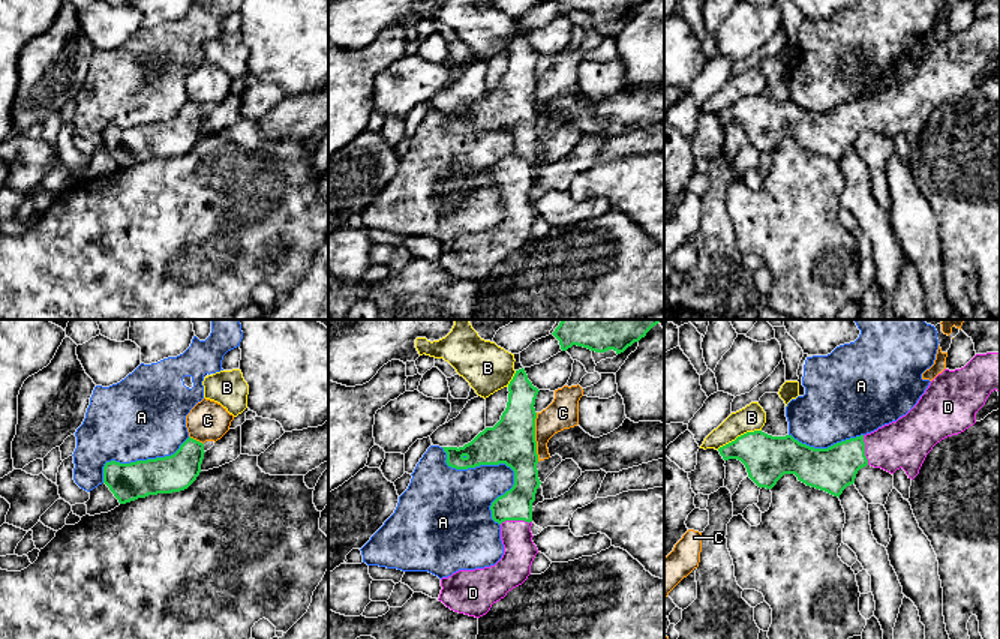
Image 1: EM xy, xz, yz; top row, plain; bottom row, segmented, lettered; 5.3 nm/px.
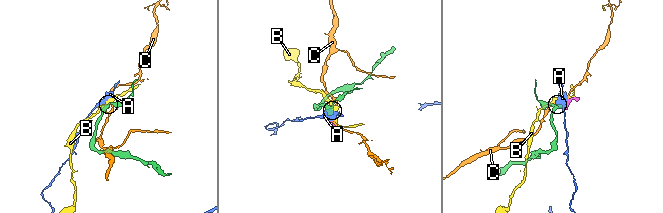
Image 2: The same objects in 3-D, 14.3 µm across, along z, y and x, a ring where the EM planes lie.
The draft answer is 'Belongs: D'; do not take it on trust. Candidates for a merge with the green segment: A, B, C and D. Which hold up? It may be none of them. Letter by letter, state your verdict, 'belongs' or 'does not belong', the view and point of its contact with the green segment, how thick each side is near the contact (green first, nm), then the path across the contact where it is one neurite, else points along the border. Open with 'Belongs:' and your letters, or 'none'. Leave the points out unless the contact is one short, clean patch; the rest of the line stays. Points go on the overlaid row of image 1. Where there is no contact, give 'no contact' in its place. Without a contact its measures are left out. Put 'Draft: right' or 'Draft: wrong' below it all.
Belongs: D
A: does not belong; meets green in xz at (501, 462); 260 nm thick on the green side, 280 nm on the other
B: does not belong; meets green in yz at (738, 437); 240 nm thick on the green side, 140 nm on the other; border along yz (760, 429), (744, 432), (717, 449)
C: does not belong; meets green in xz at (534, 437); 260 nm thick on the green side, 170 nm on the other; border along xz (535, 413), (535, 453), (538, 461)
D: belongs; meets green in xz at (514, 519); 180 nm thick on the green side, 180 nm on the other; runs through xz (516, 504), (514, 519), (519, 551)
Draft: right

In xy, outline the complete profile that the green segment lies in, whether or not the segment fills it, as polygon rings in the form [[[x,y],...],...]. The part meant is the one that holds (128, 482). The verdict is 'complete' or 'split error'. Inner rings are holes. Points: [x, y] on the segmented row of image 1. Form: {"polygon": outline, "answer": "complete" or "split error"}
{"polygon": [[[189,436],[171,456],[130,464],[106,462],[103,483],[120,504],[148,495],[180,492],[199,476],[204,453],[204,444]]], "answer": "complete"}

